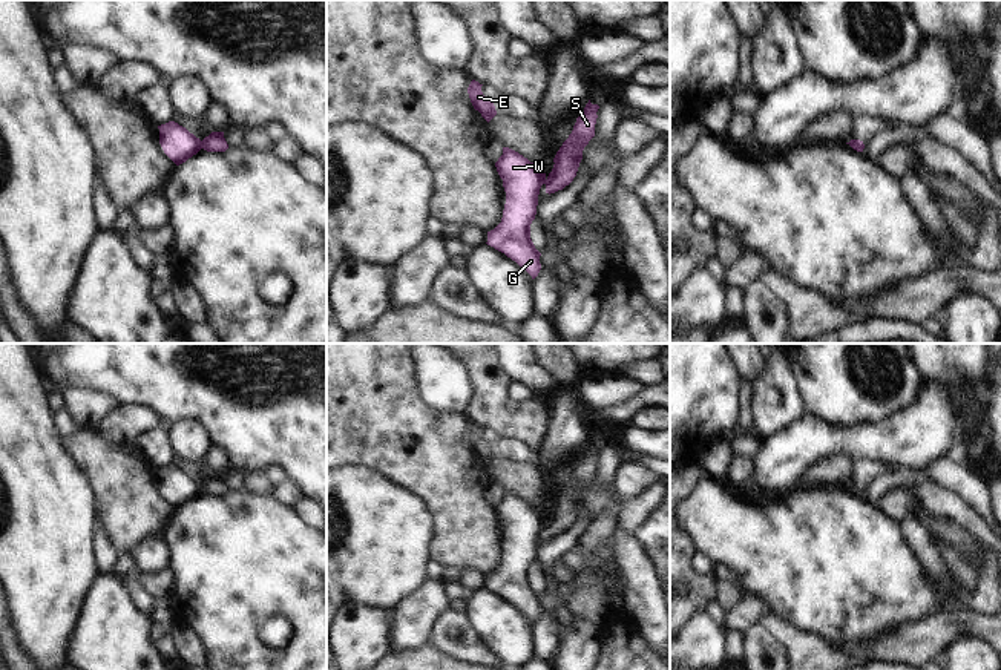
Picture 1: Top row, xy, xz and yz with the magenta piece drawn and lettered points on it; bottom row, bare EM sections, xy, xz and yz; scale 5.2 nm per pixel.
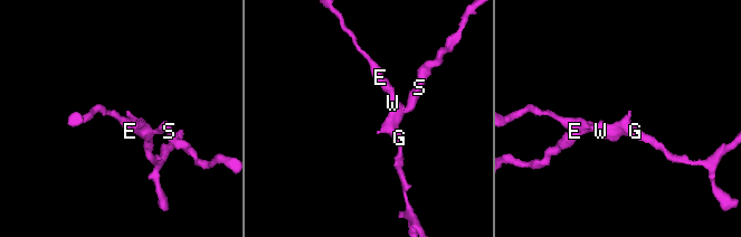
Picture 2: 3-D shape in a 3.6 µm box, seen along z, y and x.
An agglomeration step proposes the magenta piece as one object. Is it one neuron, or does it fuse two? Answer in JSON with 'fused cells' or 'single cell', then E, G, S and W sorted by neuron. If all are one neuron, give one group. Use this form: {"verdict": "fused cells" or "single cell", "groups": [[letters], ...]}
{"verdict": "fused cells", "groups": [["E", "G", "W"], ["S"]]}

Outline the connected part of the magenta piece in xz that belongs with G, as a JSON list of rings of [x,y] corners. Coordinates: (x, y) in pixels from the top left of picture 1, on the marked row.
[[[503,147],[495,167],[503,179],[506,204],[501,222],[487,232],[486,244],[515,261],[535,279],[541,270],[541,253],[530,239],[530,224],[537,215],[546,173],[509,147]]]

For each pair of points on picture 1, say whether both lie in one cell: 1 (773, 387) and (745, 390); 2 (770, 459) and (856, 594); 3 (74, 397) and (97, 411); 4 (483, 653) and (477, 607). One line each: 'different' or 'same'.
1: different
2: different
3: same
4: different

